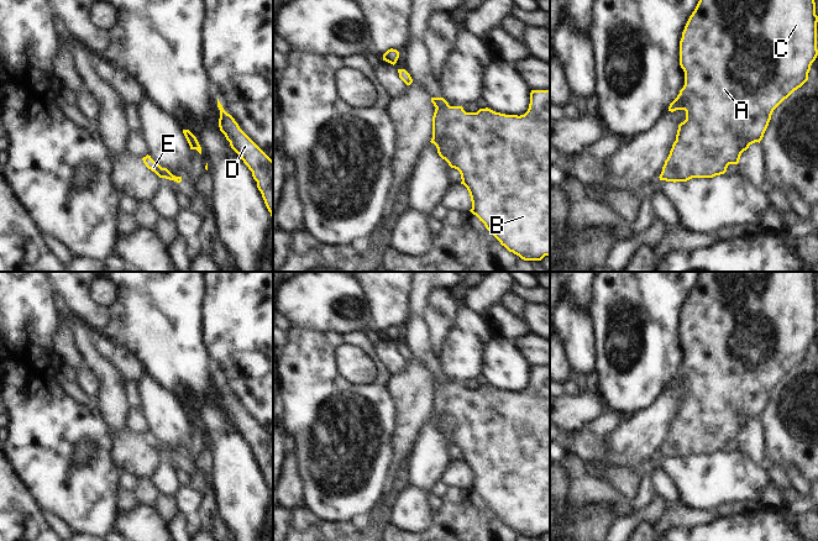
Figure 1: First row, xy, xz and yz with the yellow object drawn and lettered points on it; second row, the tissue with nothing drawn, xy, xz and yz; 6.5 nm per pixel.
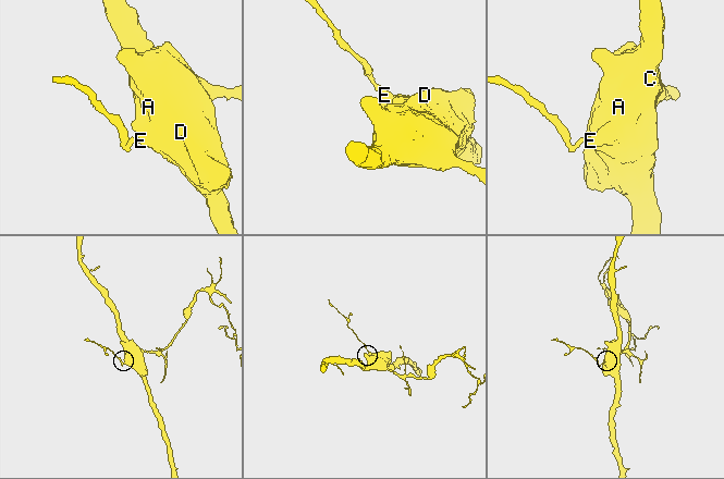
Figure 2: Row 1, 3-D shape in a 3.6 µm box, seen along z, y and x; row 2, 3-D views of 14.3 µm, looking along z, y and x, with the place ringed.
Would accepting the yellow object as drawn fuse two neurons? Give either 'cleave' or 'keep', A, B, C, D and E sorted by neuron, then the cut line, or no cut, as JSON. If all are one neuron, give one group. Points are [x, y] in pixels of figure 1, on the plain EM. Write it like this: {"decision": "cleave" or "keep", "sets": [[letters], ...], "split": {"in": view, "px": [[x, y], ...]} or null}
{"decision": "cleave", "sets": [["A", "B", "C", "D"], ["E"]], "split": {"in": "xz", "px": [[449, 382], [436, 384]]}}

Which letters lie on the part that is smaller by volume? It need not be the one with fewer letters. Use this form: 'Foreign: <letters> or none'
Foreign: E

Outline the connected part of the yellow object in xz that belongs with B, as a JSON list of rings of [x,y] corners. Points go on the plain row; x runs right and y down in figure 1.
[[[531,367],[524,392],[505,392],[488,384],[466,389],[462,383],[436,384],[432,415],[439,432],[461,451],[471,473],[470,487],[509,529],[524,537],[550,532],[550,367]]]

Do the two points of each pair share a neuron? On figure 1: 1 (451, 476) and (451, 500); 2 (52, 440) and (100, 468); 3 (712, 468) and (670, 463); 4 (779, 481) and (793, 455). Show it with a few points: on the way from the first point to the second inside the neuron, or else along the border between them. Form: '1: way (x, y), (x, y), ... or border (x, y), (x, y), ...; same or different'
1: border (449, 487), (468, 488); different
2: way (71, 431), (92, 431), (104, 444), (104, 450); same
3: way (702, 466), (680, 466); same
4: border (765, 453), (772, 463), (785, 471); different

